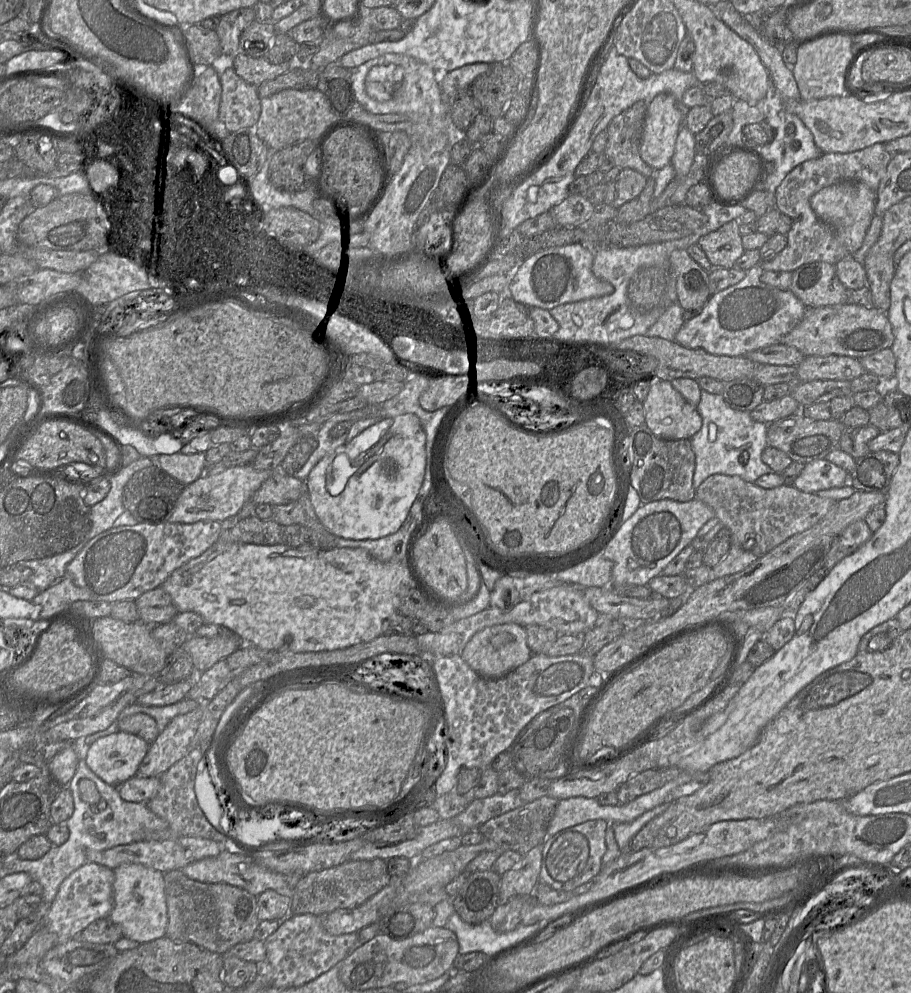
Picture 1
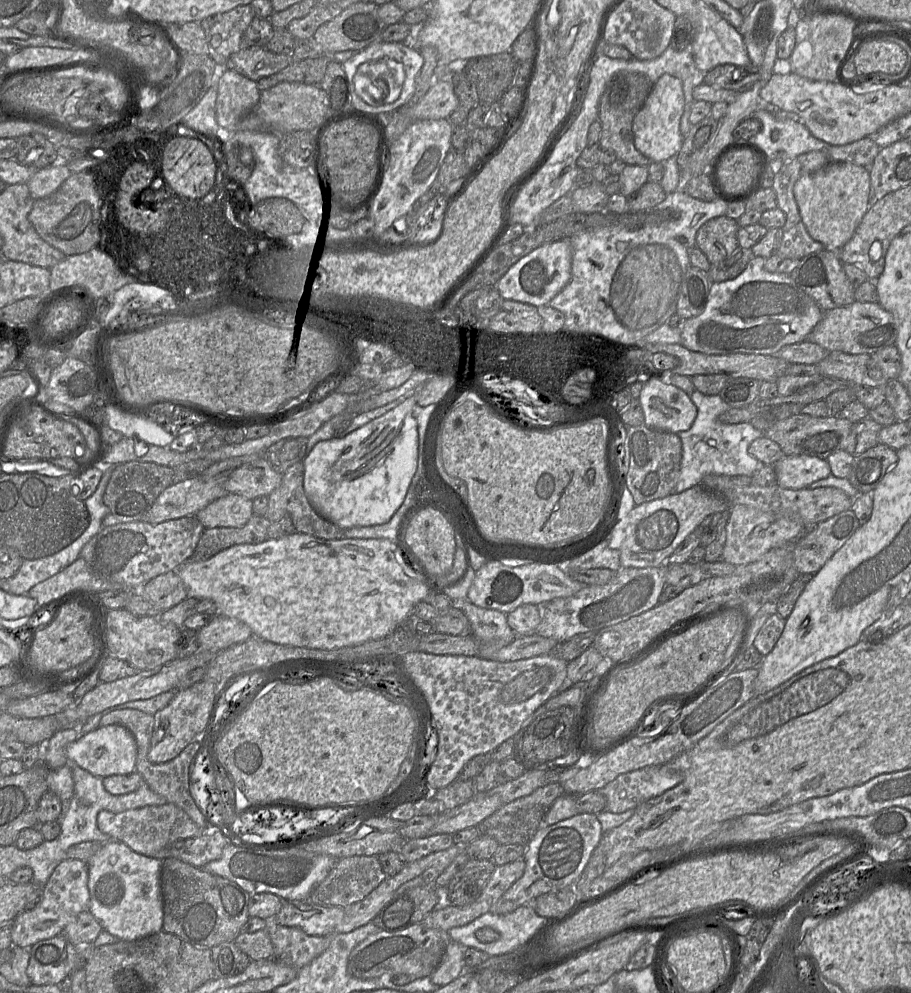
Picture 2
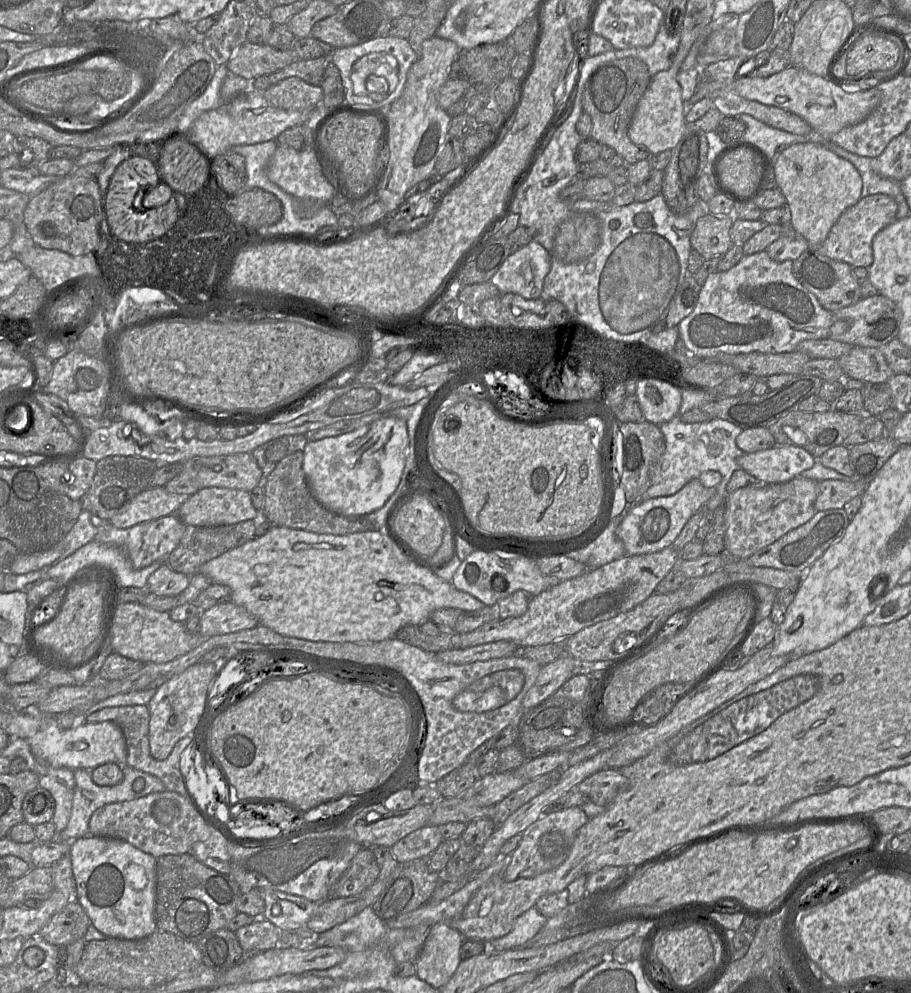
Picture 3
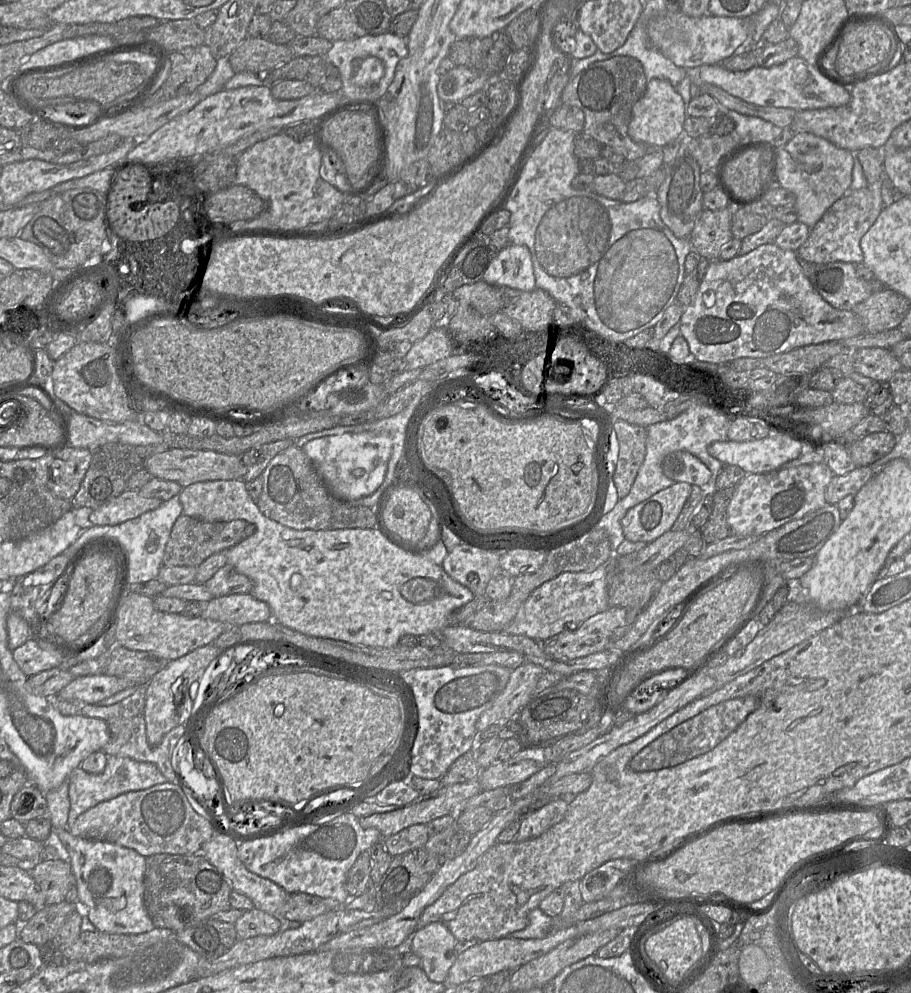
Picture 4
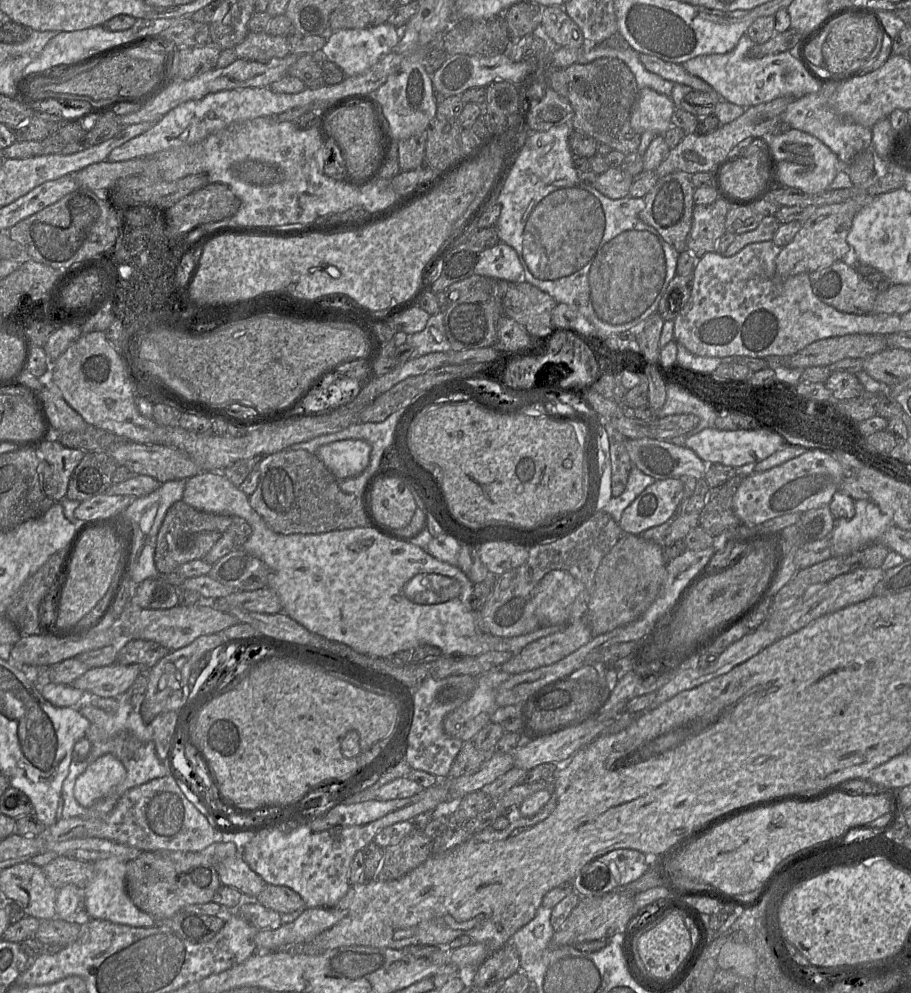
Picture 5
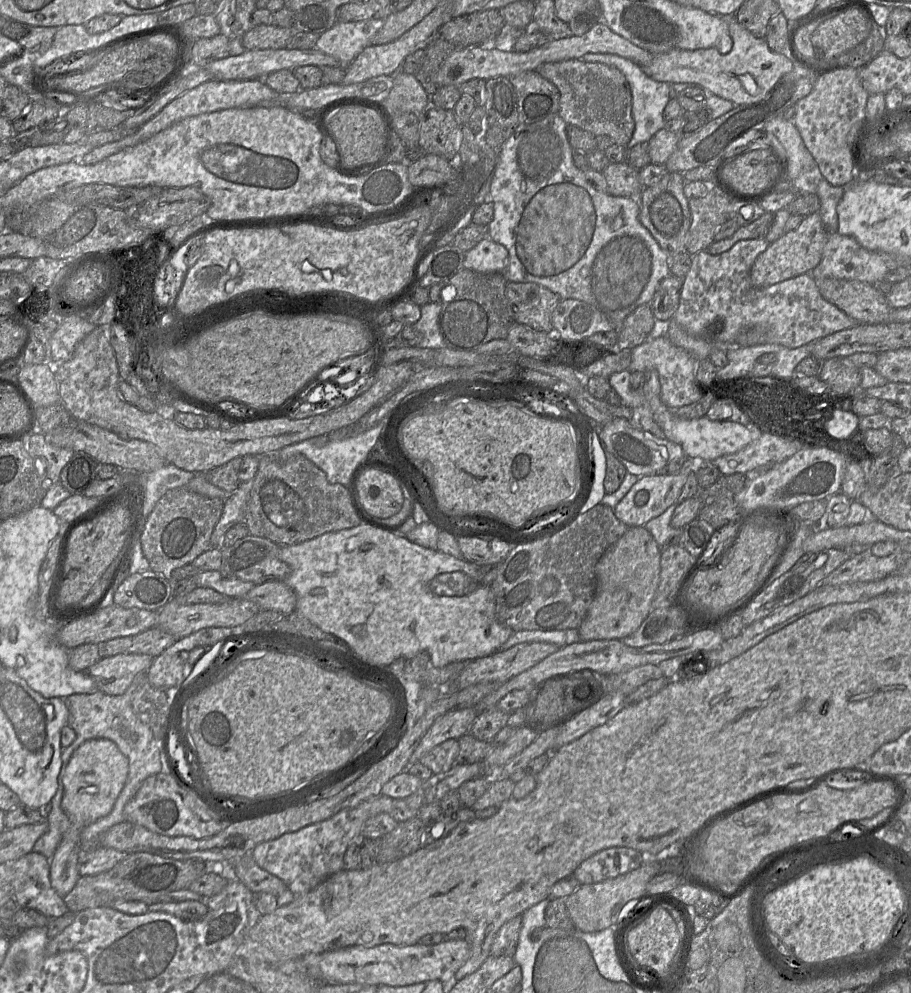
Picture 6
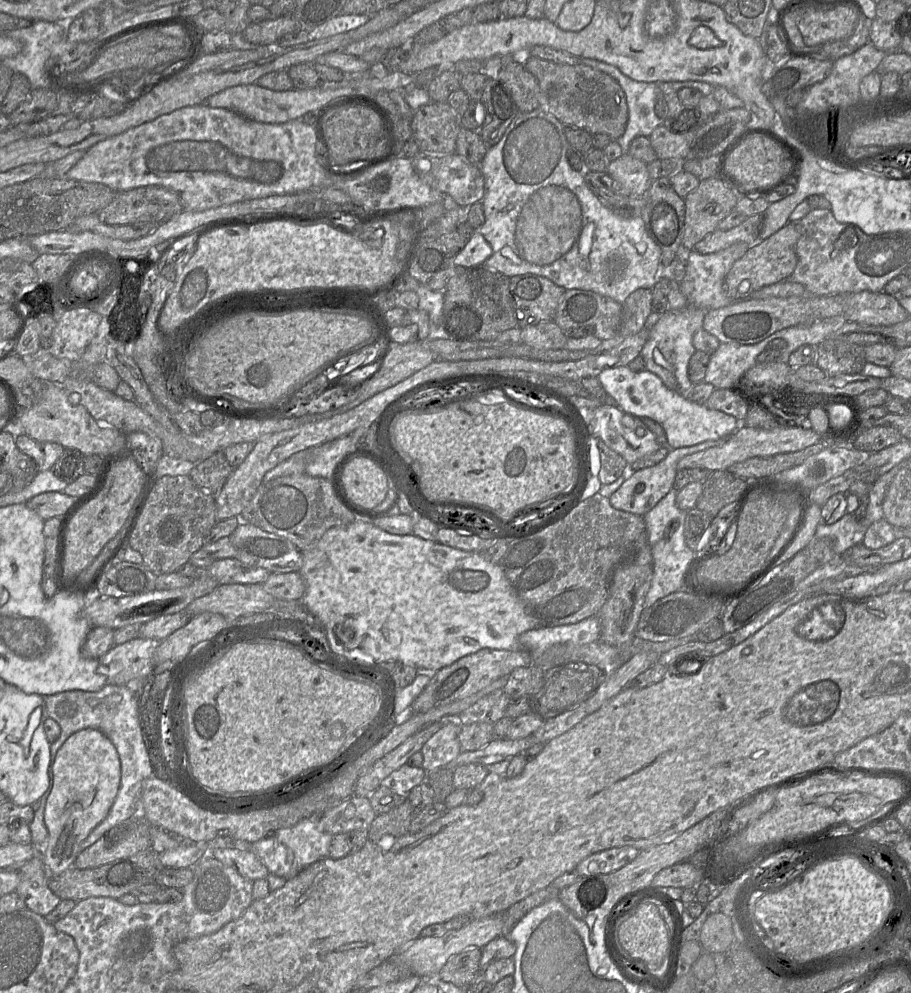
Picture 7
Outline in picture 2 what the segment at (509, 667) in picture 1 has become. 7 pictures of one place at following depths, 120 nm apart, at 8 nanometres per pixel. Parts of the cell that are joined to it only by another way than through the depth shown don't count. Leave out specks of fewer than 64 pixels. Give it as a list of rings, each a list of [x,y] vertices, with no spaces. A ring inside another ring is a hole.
[[[454,599],[452,607],[460,609],[469,620],[470,634],[480,643],[477,656],[481,658],[494,659],[500,648],[519,636],[509,626],[506,613],[476,606],[468,599]]]

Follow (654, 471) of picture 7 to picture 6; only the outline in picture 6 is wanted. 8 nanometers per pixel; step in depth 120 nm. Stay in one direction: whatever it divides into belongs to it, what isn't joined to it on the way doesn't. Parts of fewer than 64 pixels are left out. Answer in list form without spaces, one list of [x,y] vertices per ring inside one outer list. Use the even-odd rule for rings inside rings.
[[[688,456],[683,461],[681,470],[677,474],[655,474],[640,477],[614,508],[616,517],[628,527],[644,526],[651,519],[661,515],[670,505],[676,503],[687,475],[691,471],[695,471],[698,464],[697,460]]]

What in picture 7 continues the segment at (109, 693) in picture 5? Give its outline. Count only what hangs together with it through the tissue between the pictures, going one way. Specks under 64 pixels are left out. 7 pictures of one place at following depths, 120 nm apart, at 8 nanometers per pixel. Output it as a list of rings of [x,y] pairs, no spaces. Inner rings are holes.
[[[138,637],[113,645],[98,658],[98,673],[108,676],[108,684],[132,686],[147,672],[151,672],[151,658],[160,642]]]

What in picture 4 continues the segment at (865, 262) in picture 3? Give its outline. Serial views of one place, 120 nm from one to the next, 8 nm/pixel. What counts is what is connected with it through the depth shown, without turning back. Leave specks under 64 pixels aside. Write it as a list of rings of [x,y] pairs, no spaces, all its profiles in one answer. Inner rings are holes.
[[[883,147],[863,148],[854,153],[860,162],[867,186],[849,191],[834,202],[821,219],[810,229],[807,240],[796,251],[801,261],[824,264],[831,262],[862,263],[864,260],[860,240],[874,224],[884,208],[881,188],[884,182]]]

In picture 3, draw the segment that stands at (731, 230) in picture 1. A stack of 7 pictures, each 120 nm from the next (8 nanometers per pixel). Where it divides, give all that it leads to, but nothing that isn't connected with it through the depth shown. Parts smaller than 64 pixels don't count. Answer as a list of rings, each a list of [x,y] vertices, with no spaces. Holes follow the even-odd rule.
[[[710,213],[700,217],[690,236],[691,248],[705,260],[723,256],[733,245],[730,234],[733,217]]]

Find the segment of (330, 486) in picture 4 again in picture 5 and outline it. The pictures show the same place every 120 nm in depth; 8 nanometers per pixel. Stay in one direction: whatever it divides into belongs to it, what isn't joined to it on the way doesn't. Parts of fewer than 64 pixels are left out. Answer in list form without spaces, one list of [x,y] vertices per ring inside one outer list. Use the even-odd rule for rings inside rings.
[[[358,439],[335,441],[322,445],[317,457],[336,480],[356,477],[369,465],[371,445]]]

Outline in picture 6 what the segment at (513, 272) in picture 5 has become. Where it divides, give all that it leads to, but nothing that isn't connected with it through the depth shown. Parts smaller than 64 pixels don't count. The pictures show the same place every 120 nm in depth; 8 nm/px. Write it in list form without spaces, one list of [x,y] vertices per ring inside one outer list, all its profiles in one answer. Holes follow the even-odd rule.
[[[489,237],[465,252],[464,268],[477,272],[502,272],[509,262],[506,247]]]

